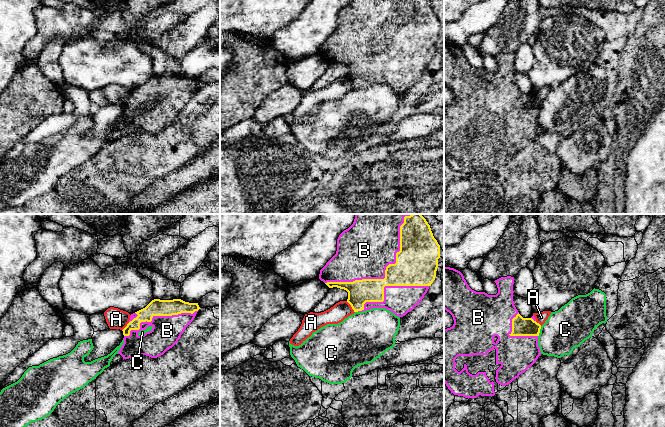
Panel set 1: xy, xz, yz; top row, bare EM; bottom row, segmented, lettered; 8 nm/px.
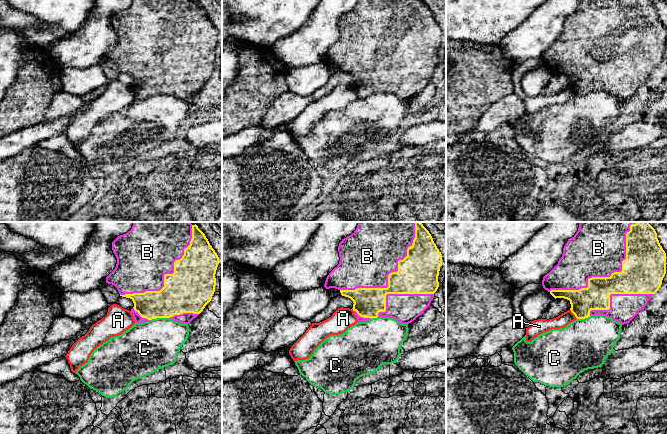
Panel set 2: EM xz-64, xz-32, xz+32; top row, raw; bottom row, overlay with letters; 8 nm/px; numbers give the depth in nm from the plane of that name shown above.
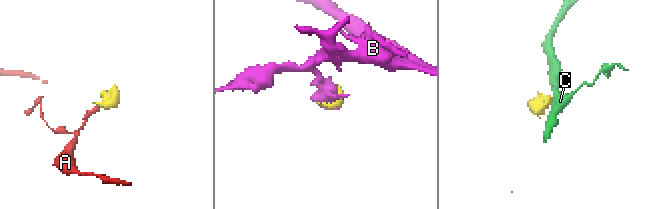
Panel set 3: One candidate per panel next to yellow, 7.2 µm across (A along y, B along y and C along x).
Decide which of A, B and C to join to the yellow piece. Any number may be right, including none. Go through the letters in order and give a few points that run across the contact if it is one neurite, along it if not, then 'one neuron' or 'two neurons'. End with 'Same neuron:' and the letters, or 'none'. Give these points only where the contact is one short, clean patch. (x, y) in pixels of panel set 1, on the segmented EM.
A: xz (346, 301), (354, 312) | two neurons
B: one neuron
C: yz (541, 326), (538, 336) | two neurons
Same neuron: B

